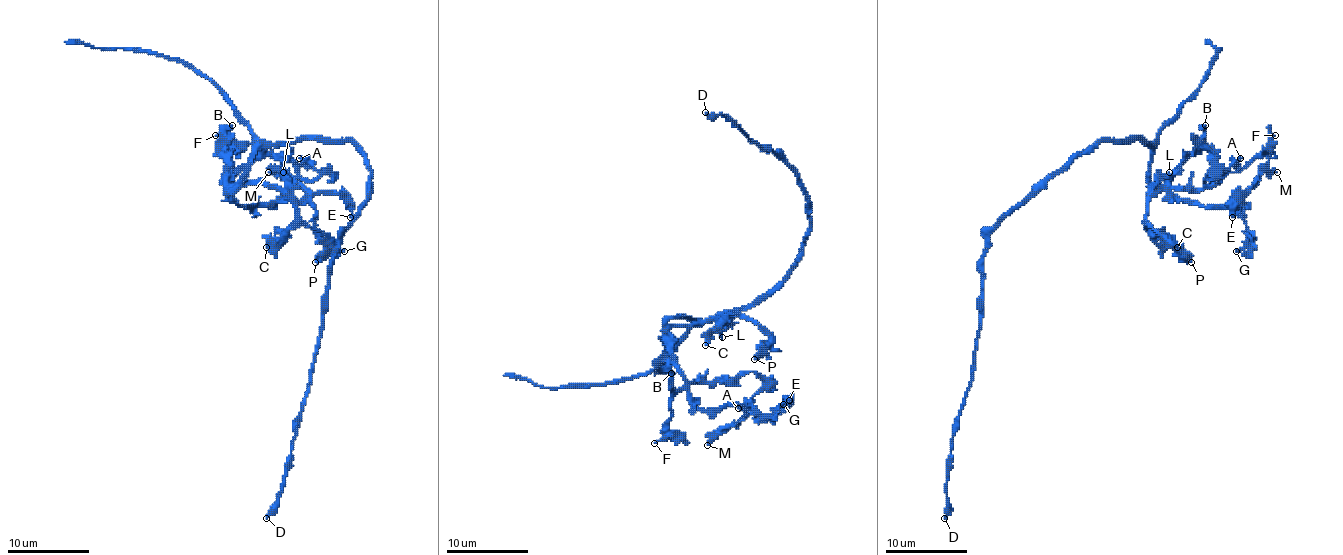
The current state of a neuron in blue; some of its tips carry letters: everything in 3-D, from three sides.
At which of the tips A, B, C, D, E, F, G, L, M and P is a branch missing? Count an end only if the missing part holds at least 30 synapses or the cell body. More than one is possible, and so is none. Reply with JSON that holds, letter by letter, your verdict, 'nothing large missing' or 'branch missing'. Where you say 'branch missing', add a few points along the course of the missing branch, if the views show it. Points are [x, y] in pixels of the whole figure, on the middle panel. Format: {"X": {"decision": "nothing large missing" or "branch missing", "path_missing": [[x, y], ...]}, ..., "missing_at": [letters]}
{"A": {"decision": "nothing large missing"}, "B": {"decision": "nothing large missing"}, "C": {"decision": "nothing large missing"}, "D": {"decision": "nothing large missing"}, "E": {"decision": "nothing large missing"}, "F": {"decision": "nothing large missing"}, "G": {"decision": "nothing large missing"}, "L": {"decision": "nothing large missing"}, "M": {"decision": "nothing large missing"}, "P": {"decision": "nothing large missing"}, "missing_at": []}

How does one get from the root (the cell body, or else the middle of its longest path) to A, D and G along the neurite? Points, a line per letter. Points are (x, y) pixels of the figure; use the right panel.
A: (1073, 156), (1140, 139), (1152, 148), (1152, 192), (1207, 188), (1222, 174), (1215, 156), (1203, 180), (1240, 158)
D: (1073, 156), (1048, 174), (989, 235), (983, 258), (981, 327), (971, 384), (953, 437), (944, 518)
G: (1073, 156), (1101, 141), (1144, 141), (1152, 192), (1203, 207), (1242, 203), (1246, 241), (1236, 251)

